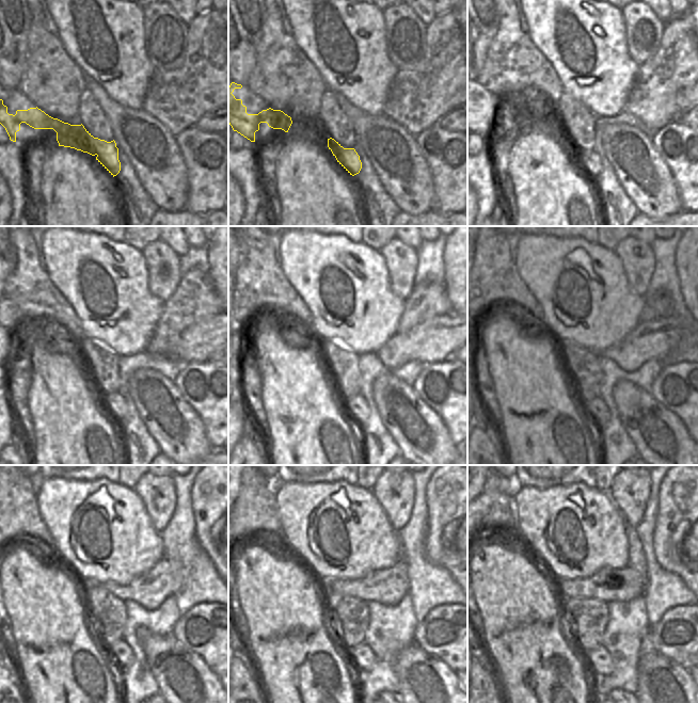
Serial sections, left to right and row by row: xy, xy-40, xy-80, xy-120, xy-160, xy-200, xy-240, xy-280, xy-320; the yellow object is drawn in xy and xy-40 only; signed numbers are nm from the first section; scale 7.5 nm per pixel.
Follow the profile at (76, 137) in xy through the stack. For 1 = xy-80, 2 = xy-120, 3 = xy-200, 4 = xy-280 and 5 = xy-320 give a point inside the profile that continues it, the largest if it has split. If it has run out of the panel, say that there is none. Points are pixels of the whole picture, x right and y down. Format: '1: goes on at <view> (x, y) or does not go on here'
1: goes on at xy-80 (489, 123)
2: goes on at xy-120 (11, 358)
3: goes on at xy-200 (597, 409)
4: goes on at xy-280 (362, 656)
5: goes on at xy-320 (599, 660)

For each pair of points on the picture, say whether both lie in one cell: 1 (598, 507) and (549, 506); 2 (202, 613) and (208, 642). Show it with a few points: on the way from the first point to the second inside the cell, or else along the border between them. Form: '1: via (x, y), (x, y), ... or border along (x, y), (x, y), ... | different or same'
1: via (588, 495), (577, 486), (561, 500) | same
2: via (206, 621), (208, 635) | same

